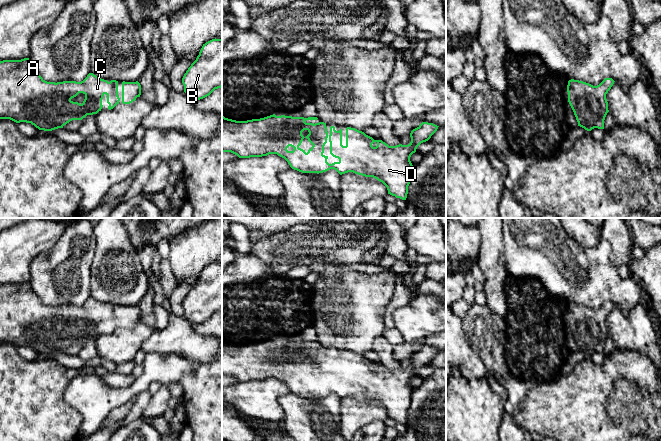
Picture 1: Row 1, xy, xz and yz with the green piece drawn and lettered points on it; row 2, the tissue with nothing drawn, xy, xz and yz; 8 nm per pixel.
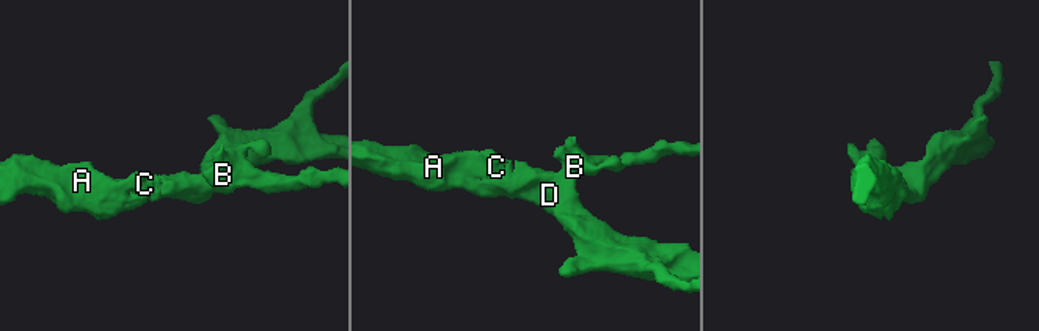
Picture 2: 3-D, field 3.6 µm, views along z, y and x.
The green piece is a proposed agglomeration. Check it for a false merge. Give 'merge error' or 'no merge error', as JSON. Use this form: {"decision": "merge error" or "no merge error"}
{"decision": "no merge error"}

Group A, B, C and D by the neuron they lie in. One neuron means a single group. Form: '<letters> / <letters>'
A B C D

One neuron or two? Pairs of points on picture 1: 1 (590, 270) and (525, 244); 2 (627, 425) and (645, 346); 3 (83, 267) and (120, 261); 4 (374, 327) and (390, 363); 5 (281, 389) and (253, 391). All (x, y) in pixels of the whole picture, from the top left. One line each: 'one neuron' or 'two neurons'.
1: one neuron
2: two neurons
3: two neurons
4: two neurons
5: one neuron

